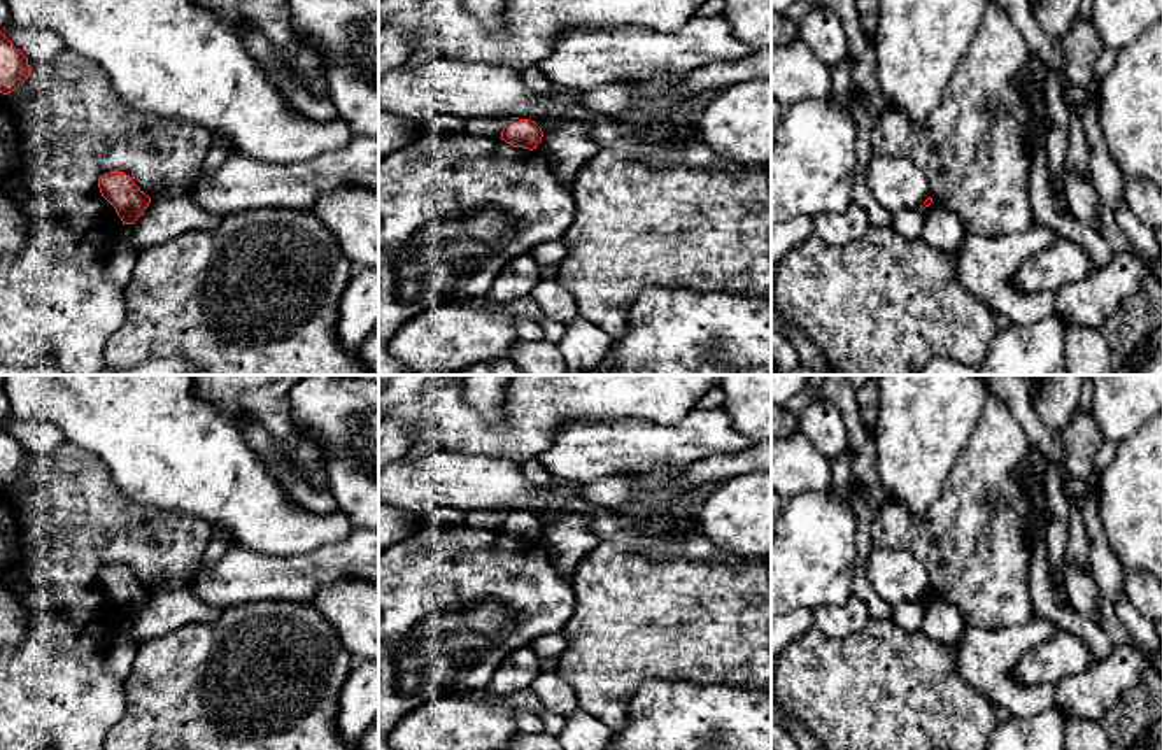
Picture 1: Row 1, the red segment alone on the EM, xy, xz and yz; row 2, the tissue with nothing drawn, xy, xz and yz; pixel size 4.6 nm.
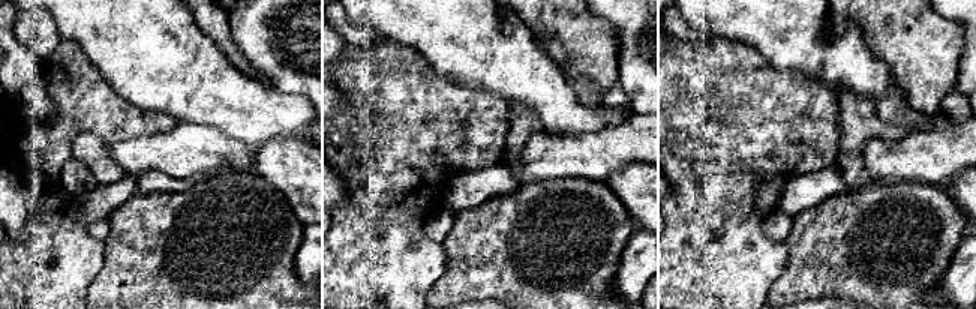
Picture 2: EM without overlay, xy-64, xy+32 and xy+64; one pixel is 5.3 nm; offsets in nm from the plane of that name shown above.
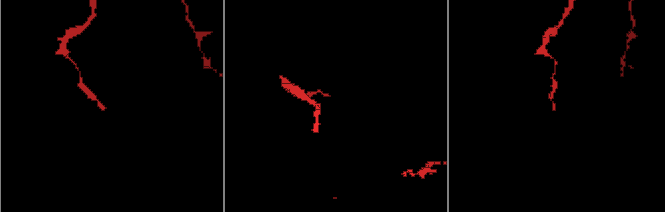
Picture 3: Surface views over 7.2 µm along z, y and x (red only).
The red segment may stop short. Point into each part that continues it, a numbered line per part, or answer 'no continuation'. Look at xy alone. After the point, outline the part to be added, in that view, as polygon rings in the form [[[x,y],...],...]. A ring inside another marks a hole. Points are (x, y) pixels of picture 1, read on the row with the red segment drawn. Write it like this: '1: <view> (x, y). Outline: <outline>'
no continuation

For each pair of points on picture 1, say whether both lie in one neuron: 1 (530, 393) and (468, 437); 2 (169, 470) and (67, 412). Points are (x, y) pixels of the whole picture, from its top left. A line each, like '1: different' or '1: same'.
1: same
2: same

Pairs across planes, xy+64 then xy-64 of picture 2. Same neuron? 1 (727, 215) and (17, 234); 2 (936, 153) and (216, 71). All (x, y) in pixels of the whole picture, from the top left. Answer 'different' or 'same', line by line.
1: different
2: different

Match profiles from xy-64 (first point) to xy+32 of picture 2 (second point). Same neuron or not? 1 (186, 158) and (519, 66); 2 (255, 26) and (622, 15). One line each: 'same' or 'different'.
1: different
2: same

